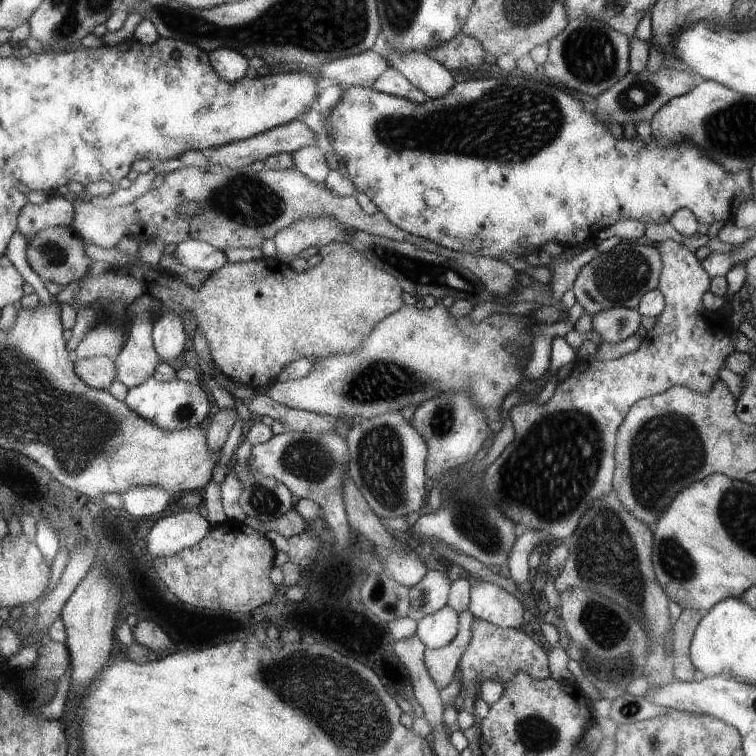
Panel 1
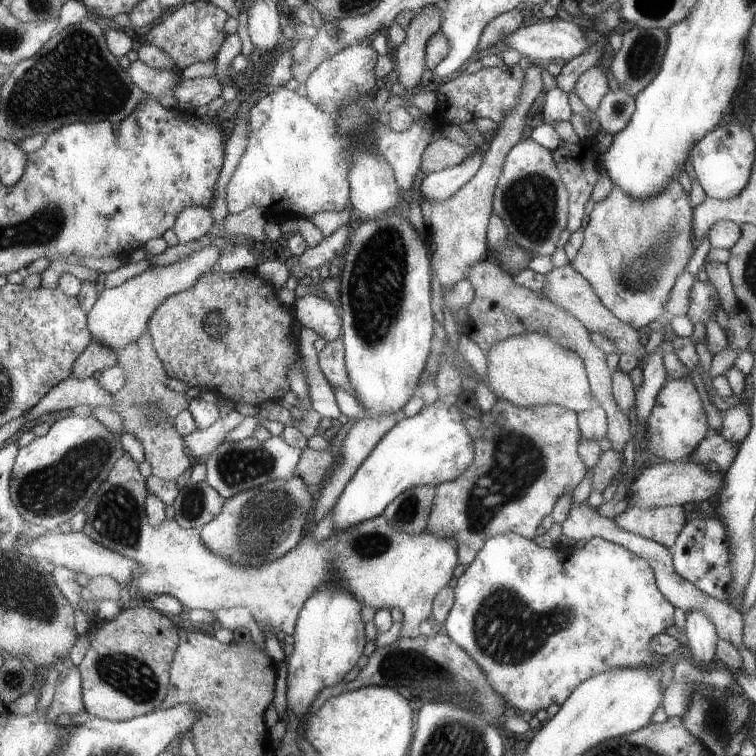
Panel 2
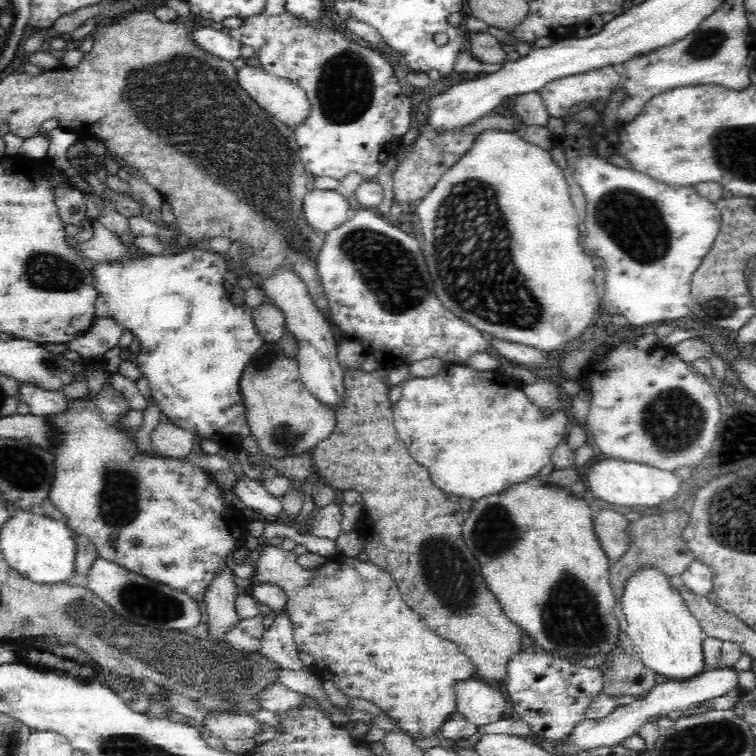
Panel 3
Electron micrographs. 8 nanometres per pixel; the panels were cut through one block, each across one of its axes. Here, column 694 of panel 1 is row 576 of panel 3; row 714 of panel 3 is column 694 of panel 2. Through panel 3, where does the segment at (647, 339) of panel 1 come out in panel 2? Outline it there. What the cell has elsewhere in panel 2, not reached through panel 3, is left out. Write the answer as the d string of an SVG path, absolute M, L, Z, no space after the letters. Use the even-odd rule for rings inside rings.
M668 378L666 384L655 396L646 425L649 455L660 458L661 461L686 459L709 431L705 406L703 406L703 400L695 390L693 382L687 379Z

